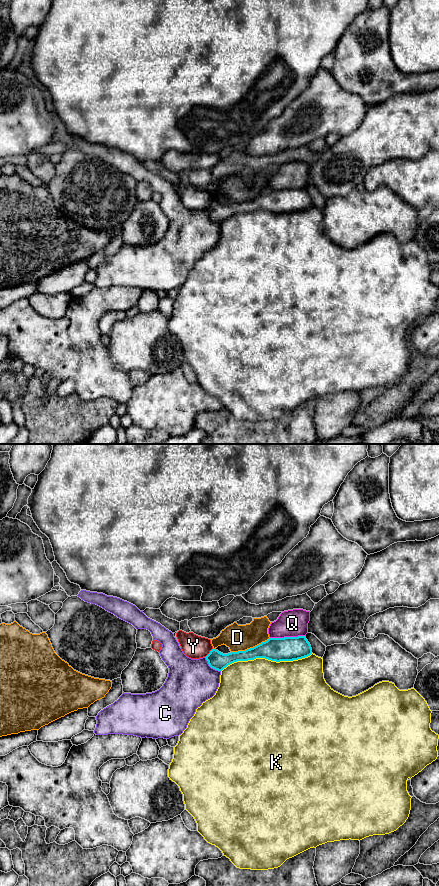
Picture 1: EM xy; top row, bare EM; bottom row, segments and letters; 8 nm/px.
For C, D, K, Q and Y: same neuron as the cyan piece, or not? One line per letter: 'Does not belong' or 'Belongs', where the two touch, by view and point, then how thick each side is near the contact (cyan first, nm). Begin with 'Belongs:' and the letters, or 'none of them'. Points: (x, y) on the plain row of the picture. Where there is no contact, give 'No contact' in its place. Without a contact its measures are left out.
Belongs: none of them
C: Does not belong. Touches cyan at xy (211, 219). Thickness 140 nm (cyan) against 380 nm
D: Does not belong. Touches cyan at xy (250, 200). Thickness 190 nm (cyan) against 200 nm
K: Does not belong. Touches cyan at xy (266, 210). Thickness 190 nm (cyan) against 480 nm
Q: Does not belong. Touches cyan at xy (287, 189). Thickness 190 nm (cyan) against 220 nm
Y: Does not belong. Touches cyan at xy (209, 205). Thickness 140 nm (cyan) against 190 nm

